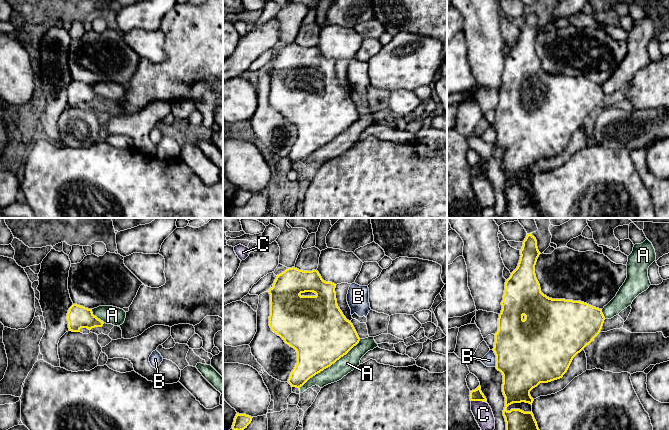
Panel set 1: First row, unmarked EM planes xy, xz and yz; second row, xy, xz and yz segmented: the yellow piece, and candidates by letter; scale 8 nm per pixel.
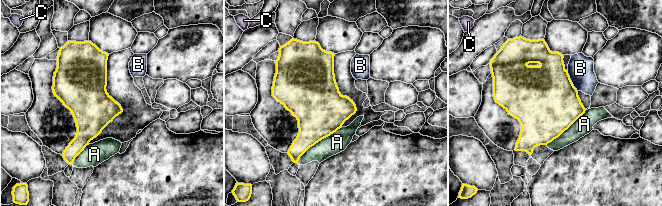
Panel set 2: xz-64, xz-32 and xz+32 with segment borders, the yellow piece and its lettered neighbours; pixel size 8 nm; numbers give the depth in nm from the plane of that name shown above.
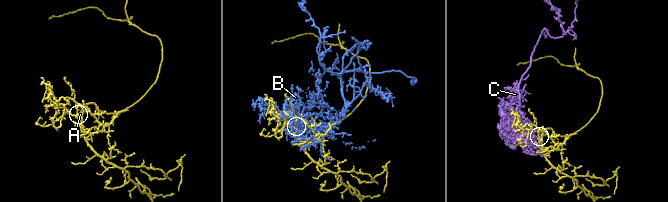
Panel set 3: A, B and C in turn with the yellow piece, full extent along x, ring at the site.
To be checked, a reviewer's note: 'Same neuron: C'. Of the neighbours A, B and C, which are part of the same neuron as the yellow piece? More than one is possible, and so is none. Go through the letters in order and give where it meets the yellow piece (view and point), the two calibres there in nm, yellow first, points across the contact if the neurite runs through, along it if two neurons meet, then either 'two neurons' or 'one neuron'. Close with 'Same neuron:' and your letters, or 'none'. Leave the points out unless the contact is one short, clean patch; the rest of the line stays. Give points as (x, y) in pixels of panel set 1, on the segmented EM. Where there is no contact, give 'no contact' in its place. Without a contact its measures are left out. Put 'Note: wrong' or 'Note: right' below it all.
A: contact xz (329, 366); calibres 460 and 140 nm; two neurons
B: contact yz (496, 358); calibres 500 and 110 nm; two neurons
C: contact yz (479, 400); calibres 100 and 150 nm; two neurons
Same neuron: none
Note: wrong

